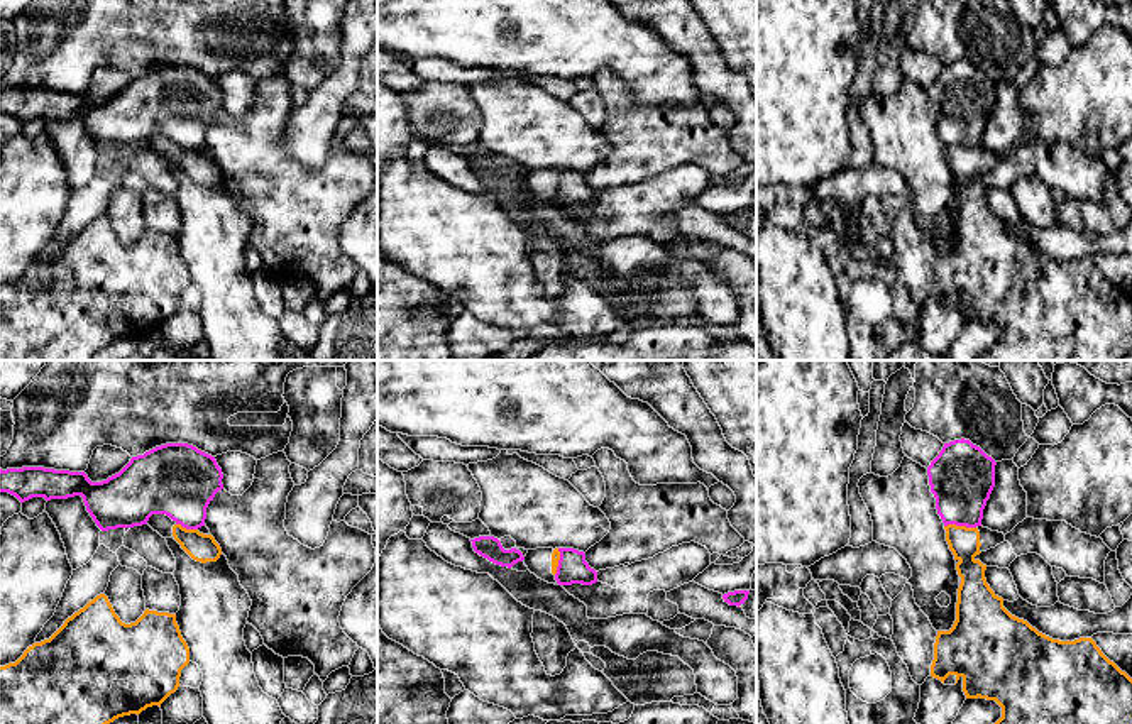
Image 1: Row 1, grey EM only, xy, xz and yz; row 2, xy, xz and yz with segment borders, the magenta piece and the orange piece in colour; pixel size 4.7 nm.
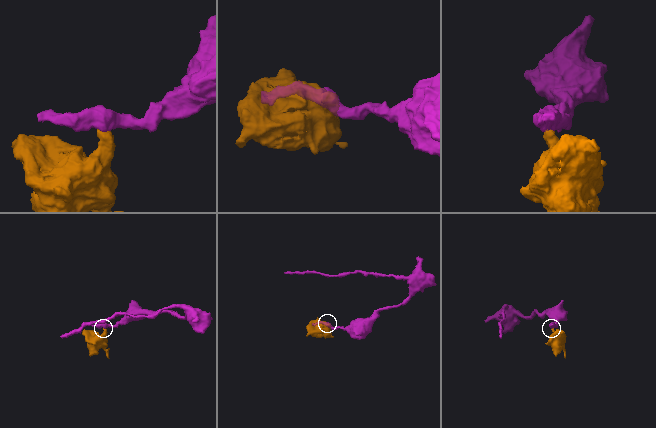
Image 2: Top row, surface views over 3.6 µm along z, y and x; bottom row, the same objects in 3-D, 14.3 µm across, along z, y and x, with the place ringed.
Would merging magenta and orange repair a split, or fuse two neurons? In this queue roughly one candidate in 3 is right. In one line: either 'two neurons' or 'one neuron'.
two neurons

